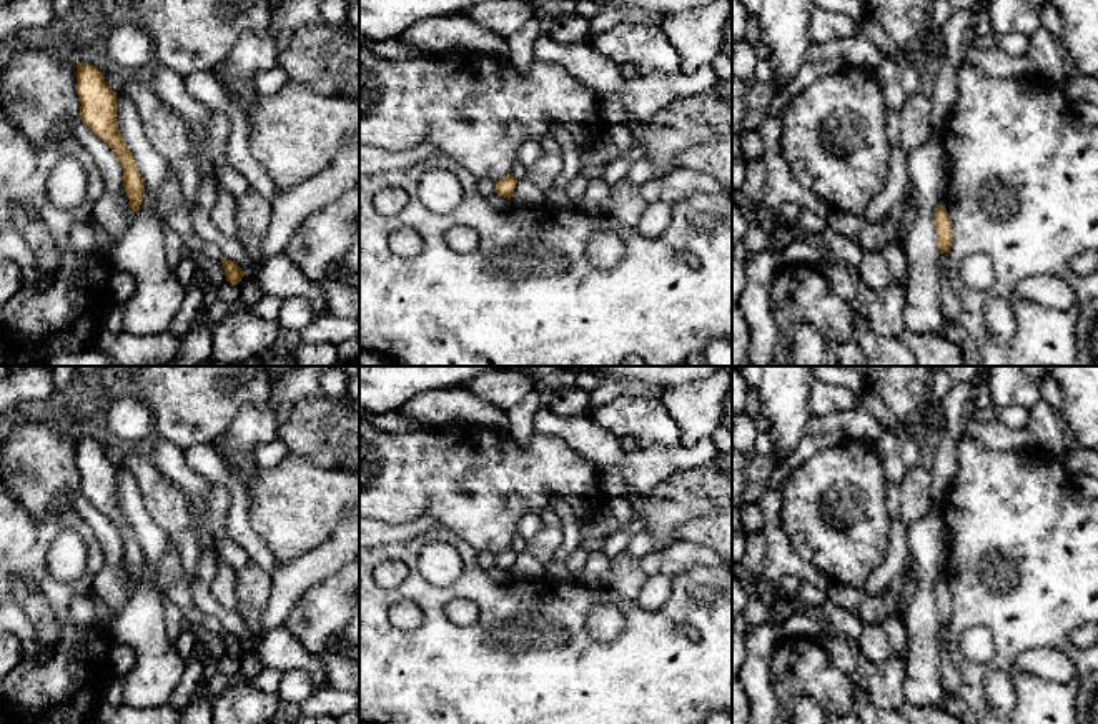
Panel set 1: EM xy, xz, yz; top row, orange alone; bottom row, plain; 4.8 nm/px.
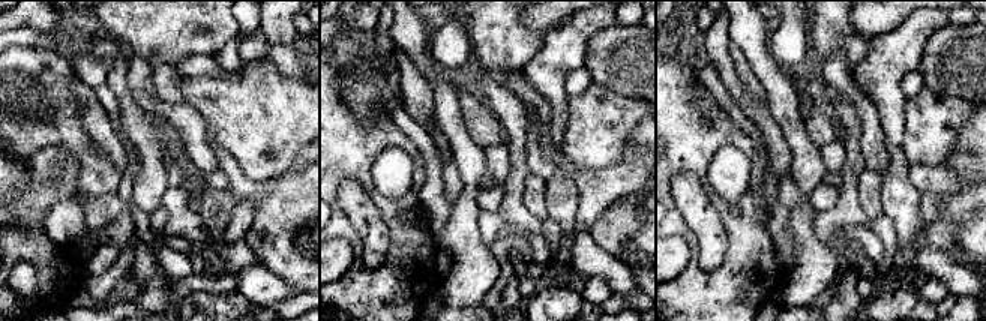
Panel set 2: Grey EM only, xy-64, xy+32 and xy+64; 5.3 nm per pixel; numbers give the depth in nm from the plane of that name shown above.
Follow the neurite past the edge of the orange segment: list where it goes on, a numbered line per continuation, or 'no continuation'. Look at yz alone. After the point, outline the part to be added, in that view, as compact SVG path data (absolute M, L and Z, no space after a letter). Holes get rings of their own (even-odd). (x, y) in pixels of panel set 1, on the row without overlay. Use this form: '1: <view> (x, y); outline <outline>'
no continuation

